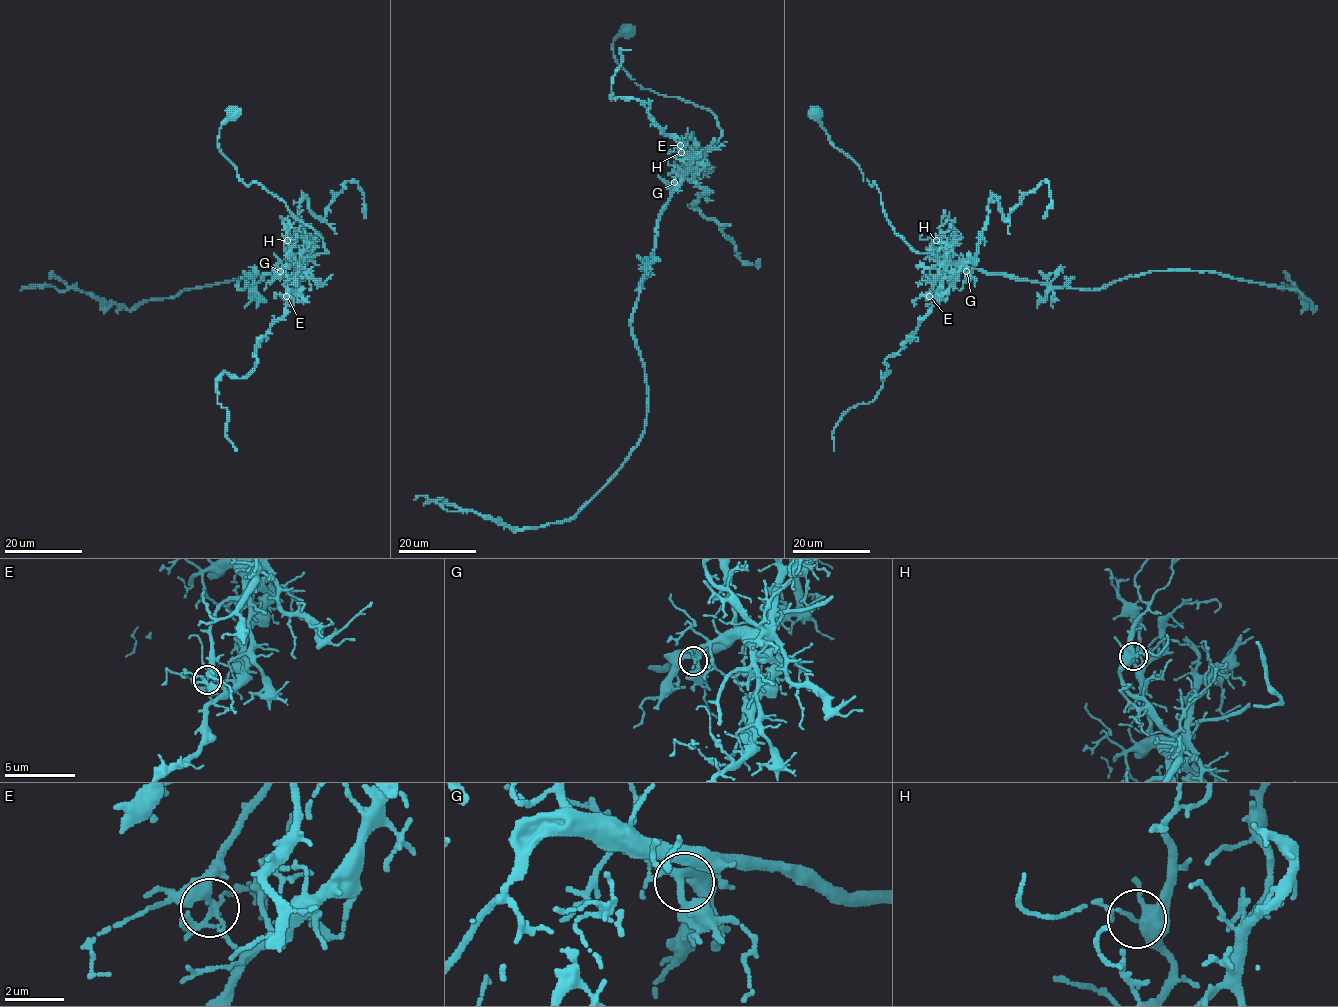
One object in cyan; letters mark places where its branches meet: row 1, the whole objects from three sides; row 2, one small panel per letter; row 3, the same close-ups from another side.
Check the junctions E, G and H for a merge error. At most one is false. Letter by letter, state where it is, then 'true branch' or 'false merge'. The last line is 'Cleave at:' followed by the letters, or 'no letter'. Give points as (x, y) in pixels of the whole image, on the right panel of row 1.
E: place (929, 296); false merge
G: place (966, 271); true branch
H: place (936, 240); true branch
Cleave at: E

